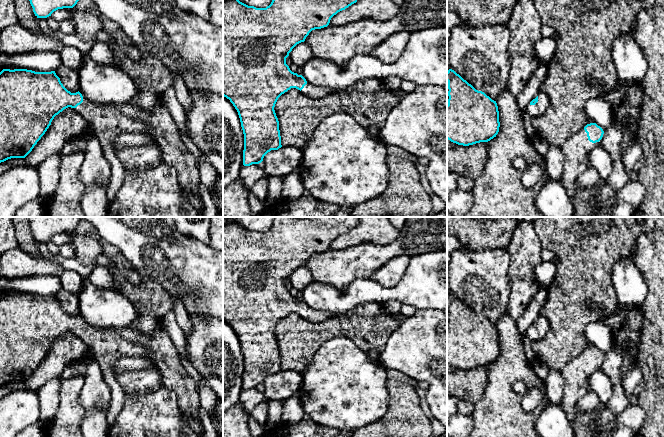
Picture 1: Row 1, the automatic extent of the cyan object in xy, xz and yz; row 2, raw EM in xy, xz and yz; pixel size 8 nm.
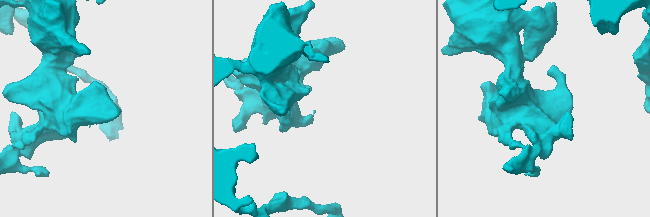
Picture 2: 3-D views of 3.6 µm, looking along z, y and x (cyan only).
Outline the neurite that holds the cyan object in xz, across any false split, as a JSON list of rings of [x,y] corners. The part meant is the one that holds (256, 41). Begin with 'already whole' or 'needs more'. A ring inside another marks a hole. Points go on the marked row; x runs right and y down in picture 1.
needs more | [[[223,0],[223,96],[238,112],[244,134],[243,165],[259,164],[271,150],[282,147],[279,121],[274,107],[278,98],[296,88],[311,98],[323,98],[338,91],[315,86],[302,75],[290,70],[286,58],[292,49],[304,42],[312,30],[327,27],[331,18],[357,0],[272,0],[266,8],[248,6],[239,0]]]

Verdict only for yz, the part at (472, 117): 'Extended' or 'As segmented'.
As segmented

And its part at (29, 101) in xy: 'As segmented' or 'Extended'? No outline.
Extended

